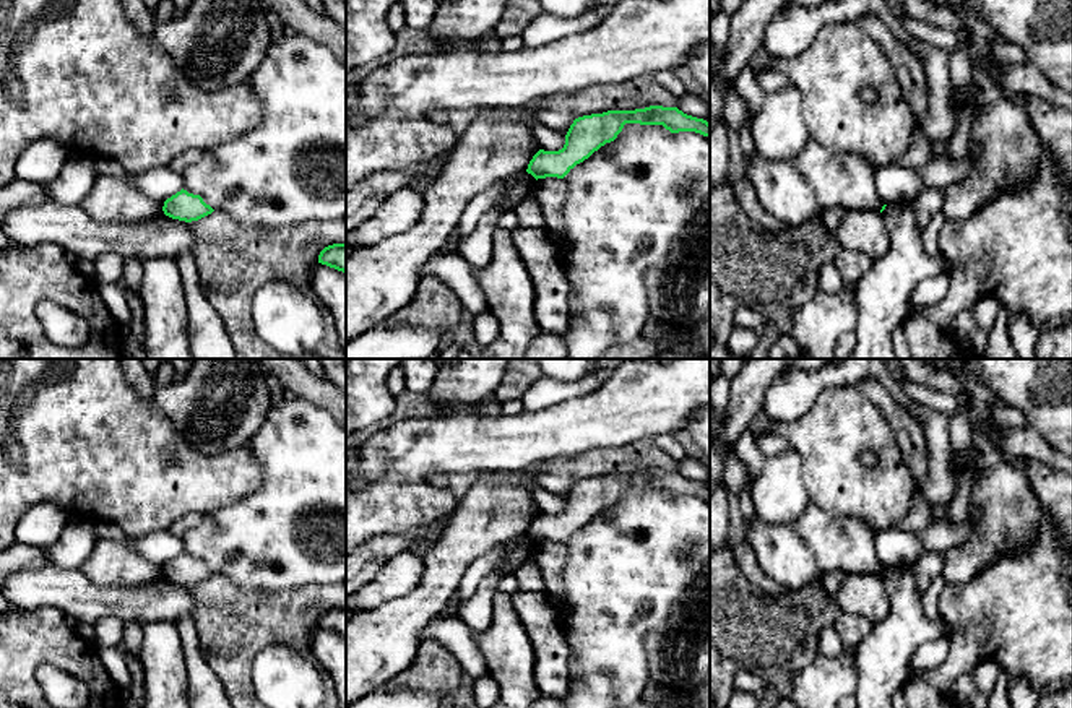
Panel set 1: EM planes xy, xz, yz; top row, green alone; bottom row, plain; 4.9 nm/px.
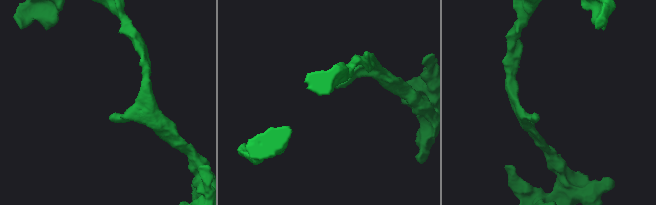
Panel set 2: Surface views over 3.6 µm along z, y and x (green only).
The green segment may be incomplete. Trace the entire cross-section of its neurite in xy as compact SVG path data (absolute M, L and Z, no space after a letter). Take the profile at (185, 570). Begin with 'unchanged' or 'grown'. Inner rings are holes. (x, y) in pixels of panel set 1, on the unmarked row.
unchanged | M182 552L164 565L162 575L172 583L192 586L211 578L214 573L200 559Z

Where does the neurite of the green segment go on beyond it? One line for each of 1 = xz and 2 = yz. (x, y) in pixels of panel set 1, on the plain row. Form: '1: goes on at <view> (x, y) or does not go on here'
1: does not go on here
2: does not go on here

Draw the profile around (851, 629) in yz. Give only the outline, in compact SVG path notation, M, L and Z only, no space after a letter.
M841 612L835 622L835 628L845 646L858 646L861 640L872 630L874 624L866 617Z

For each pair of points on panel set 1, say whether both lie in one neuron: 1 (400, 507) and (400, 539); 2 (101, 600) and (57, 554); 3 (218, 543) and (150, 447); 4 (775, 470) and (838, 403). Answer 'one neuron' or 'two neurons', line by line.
1: two neurons
2: two neurons
3: two neurons
4: two neurons

